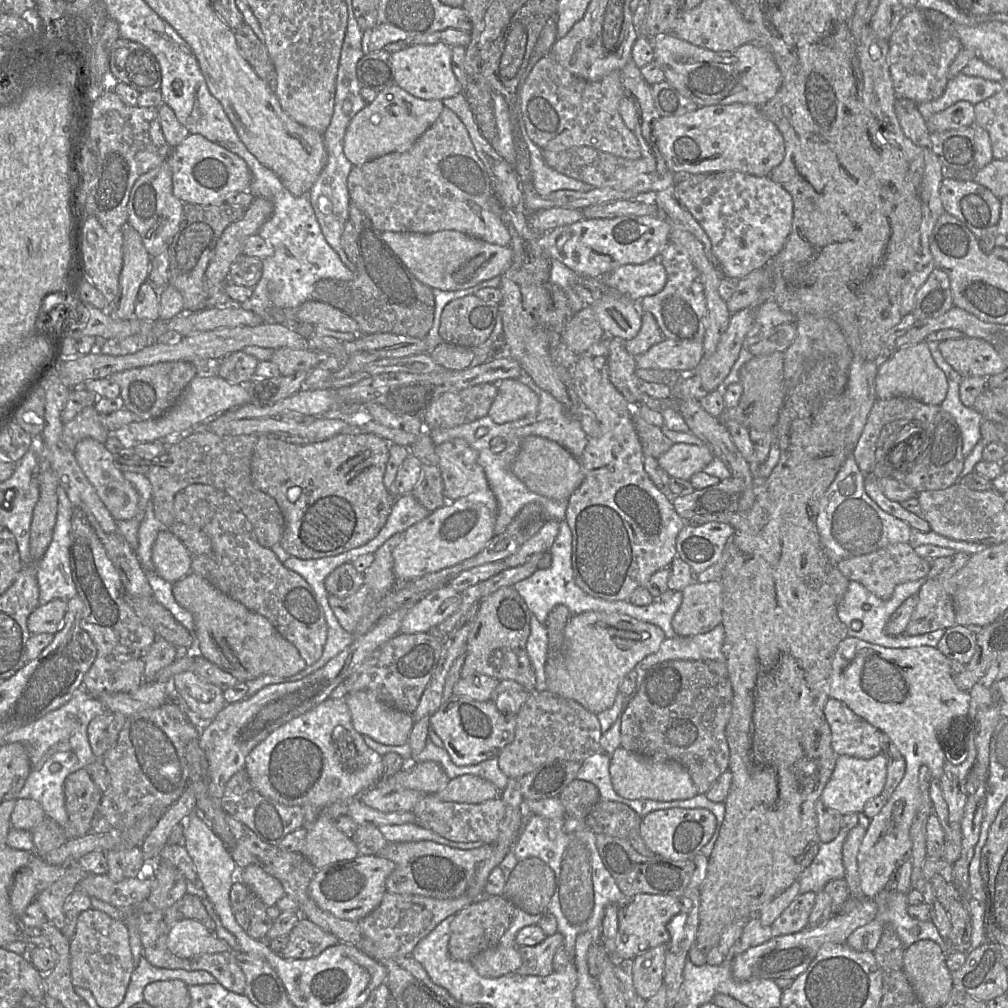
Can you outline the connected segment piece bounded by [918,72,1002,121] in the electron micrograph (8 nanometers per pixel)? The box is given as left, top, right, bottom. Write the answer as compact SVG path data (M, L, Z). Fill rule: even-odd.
M959 73L949 79L943 94L930 102L918 103L918 110L927 121L933 114L943 111L956 102L967 101L974 106L1002 90L1002 84L981 77Z

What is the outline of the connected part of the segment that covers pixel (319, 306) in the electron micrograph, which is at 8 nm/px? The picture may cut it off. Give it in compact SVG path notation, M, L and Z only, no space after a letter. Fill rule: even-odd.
M314 299L299 306L297 318L300 322L322 325L329 330L359 334L359 326L351 317L327 303Z

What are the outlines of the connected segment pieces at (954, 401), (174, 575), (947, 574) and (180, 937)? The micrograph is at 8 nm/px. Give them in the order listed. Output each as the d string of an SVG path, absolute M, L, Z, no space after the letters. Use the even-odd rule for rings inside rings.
M928 342L928 347L934 361L946 375L948 390L940 406L957 422L963 440L962 453L966 458L975 445L981 440L981 423L984 418L973 407L966 407L961 402L959 397L959 386L963 377L945 361L939 350L939 342Z
M161 529L152 548L153 572L175 583L191 572L192 554L169 530Z
M956 552L946 569L921 586L917 594L917 605L903 634L916 636L957 625L952 598L943 584L966 565L970 556Z
M184 919L174 924L167 937L167 948L180 958L202 954L233 952L233 949L200 922Z

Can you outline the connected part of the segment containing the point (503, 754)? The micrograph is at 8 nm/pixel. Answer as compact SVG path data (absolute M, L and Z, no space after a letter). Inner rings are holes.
M534 691L516 715L514 739L498 754L498 766L508 777L520 779L541 765L555 760L583 762L599 748L602 735L596 714L578 702L552 694Z

